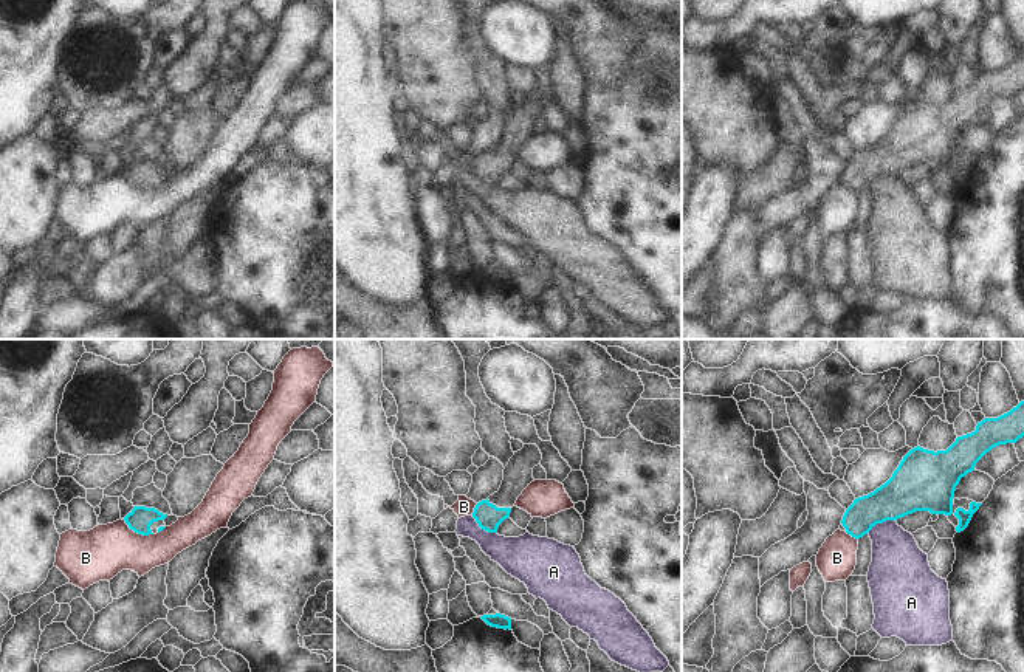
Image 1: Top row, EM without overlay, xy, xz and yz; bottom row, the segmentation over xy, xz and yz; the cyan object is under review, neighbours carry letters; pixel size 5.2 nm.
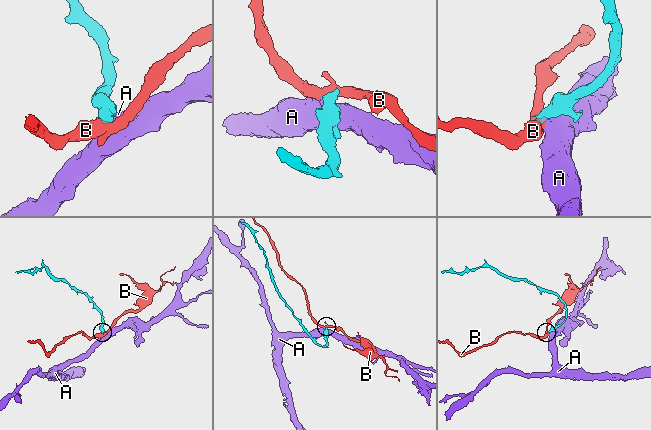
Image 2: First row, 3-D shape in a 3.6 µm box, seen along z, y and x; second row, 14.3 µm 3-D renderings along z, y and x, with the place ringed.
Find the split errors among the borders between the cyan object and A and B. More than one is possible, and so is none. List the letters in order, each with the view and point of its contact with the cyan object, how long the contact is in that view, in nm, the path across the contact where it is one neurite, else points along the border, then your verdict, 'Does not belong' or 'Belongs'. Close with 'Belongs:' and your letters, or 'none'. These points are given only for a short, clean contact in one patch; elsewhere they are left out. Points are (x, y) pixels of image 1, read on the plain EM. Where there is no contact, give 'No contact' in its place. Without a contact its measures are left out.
A: Touches cyan at yz (880, 175). Shared border 170 nm. Boundary: yz (894, 172), (877, 175), (866, 186). Does not belong
B: Touches cyan at xy (137, 185). Shared border 170 nm. Boundary: xy (124, 172), (135, 185), (152, 188). Does not belong
Belongs: none

